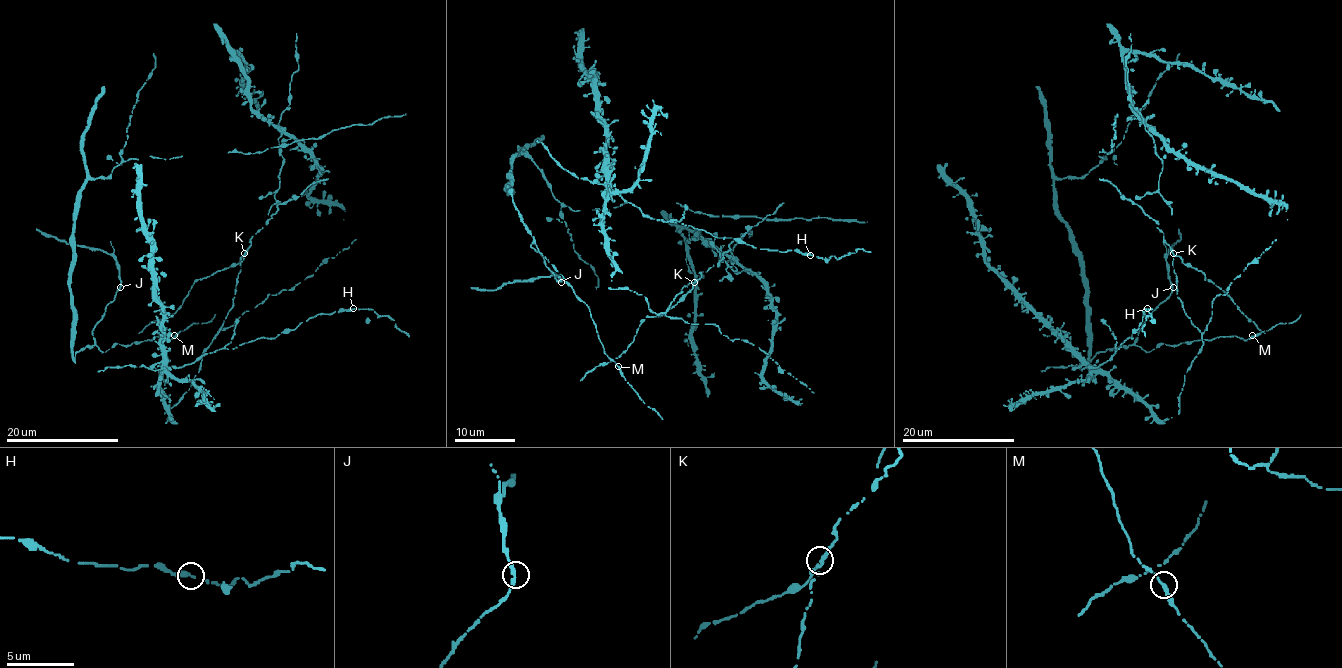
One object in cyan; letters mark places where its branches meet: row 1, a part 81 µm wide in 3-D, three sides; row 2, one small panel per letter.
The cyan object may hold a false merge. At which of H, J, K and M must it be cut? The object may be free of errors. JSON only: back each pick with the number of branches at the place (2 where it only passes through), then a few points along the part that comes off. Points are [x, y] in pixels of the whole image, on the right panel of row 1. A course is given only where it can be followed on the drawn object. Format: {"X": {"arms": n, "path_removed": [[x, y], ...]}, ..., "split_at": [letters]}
{"K": {"arms": 2, "path_removed": [[1173, 253], [1205, 276], [1264, 332]]}, "split_at": ["K"]}

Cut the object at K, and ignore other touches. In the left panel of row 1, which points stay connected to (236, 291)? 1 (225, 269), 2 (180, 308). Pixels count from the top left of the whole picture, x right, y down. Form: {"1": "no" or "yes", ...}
{"1": "no", "2": "no"}

